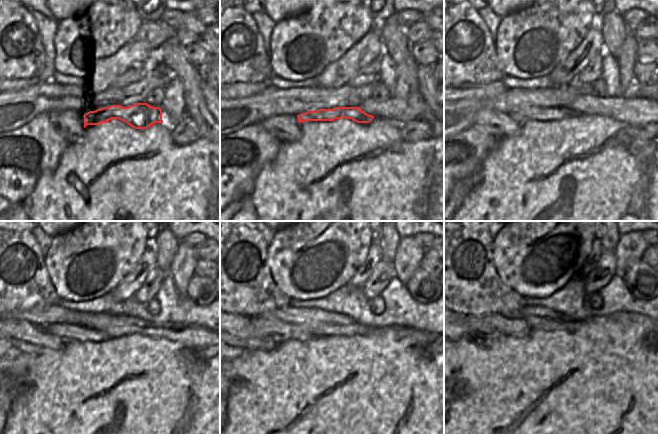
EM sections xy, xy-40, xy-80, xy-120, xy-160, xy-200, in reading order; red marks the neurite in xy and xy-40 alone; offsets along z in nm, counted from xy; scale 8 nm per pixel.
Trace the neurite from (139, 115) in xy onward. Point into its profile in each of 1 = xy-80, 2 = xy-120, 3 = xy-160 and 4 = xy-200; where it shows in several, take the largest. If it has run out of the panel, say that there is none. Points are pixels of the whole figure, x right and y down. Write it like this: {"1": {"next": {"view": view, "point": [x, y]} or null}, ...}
{"1": {"next": {"view": "xy-80", "point": [534, 113]}}, "2": {"next": {"view": "xy-120", "point": [67, 332]}}, "3": {"next": {"view": "xy-160", "point": [265, 325]}}, "4": {"next": {"view": "xy-200", "point": [485, 324]}}}

